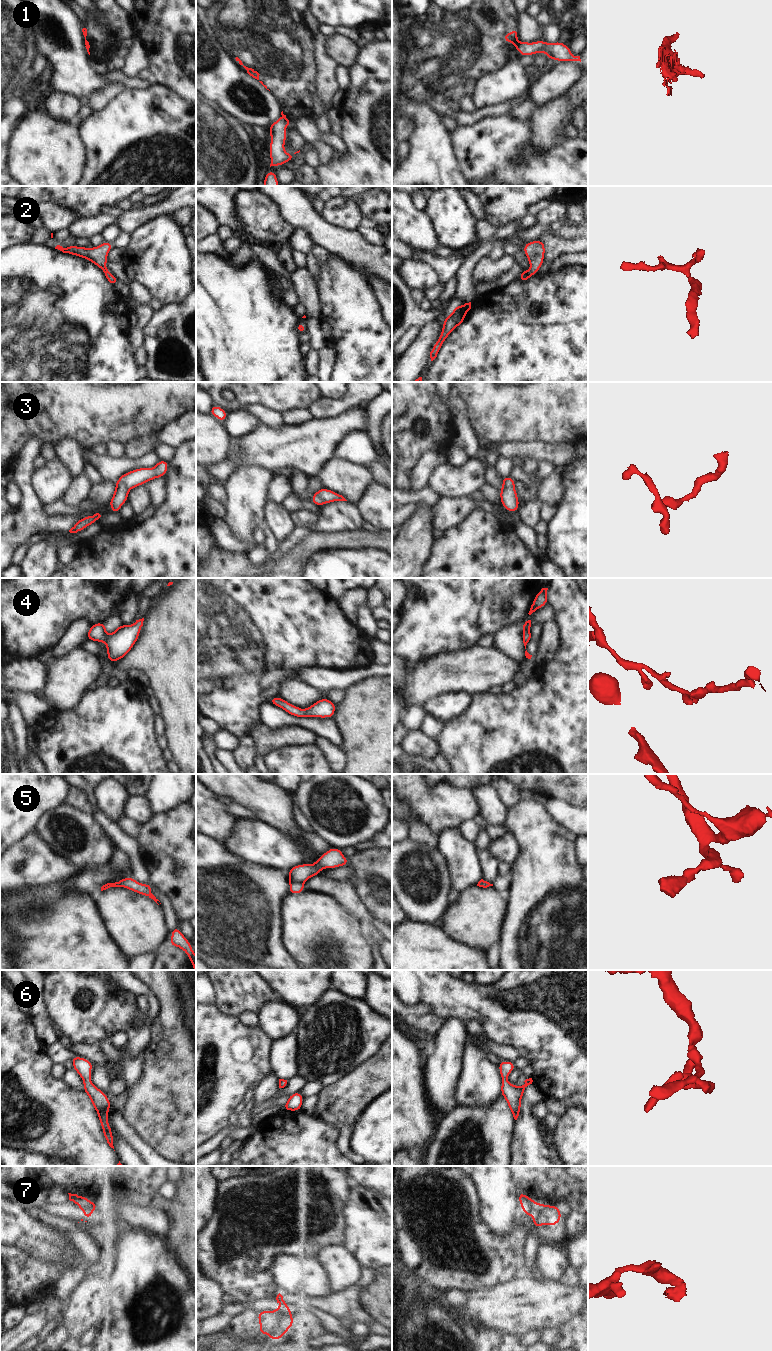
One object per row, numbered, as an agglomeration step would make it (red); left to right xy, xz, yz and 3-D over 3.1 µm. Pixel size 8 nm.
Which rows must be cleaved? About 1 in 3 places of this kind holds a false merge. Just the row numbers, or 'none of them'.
1, 7

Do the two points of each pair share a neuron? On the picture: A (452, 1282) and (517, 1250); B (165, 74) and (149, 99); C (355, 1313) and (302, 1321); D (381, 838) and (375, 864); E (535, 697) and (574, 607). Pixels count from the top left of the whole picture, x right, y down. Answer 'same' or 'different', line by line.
A: same
B: different
C: different
D: different
E: same

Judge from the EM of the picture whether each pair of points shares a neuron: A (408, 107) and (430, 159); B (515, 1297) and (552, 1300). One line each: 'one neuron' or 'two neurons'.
A: one neuron
B: one neuron

